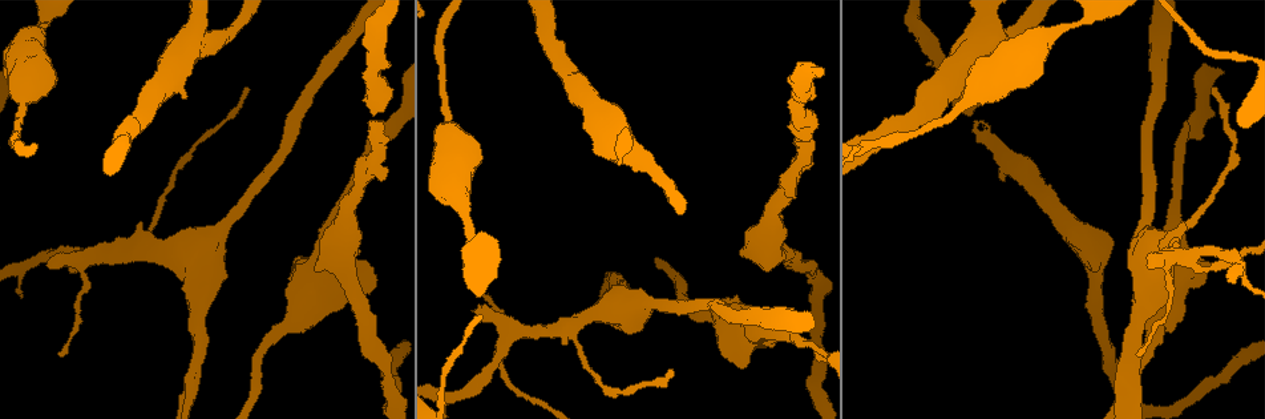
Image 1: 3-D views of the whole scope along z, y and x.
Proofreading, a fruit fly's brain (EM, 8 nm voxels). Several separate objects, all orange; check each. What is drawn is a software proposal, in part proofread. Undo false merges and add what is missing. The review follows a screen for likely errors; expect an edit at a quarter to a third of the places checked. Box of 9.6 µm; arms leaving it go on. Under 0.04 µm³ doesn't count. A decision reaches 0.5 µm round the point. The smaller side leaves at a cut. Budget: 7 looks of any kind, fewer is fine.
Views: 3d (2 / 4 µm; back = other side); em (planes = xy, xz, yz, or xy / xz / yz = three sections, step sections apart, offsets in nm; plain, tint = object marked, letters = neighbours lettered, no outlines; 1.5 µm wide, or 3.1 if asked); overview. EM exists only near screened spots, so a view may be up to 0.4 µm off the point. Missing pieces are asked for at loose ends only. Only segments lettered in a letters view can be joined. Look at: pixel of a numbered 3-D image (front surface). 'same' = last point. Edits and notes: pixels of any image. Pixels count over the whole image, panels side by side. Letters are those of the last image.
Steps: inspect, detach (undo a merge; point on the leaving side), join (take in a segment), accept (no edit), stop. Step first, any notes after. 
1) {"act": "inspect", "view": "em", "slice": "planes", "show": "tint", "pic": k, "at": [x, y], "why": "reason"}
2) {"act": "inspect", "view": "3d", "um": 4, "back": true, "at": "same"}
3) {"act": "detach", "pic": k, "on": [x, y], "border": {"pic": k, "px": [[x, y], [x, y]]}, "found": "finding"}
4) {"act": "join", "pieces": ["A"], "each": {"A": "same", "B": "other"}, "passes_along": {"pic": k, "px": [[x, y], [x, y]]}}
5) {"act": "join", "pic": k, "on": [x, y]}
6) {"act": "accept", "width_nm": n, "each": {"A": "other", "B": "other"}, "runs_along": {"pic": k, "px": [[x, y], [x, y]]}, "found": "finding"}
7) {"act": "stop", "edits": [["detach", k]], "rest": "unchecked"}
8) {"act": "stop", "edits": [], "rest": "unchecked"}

{"act": "inspect", "view": "3d", "um": 4, "pic": 1, "at": [186, 98], "why": "branch stops here"}

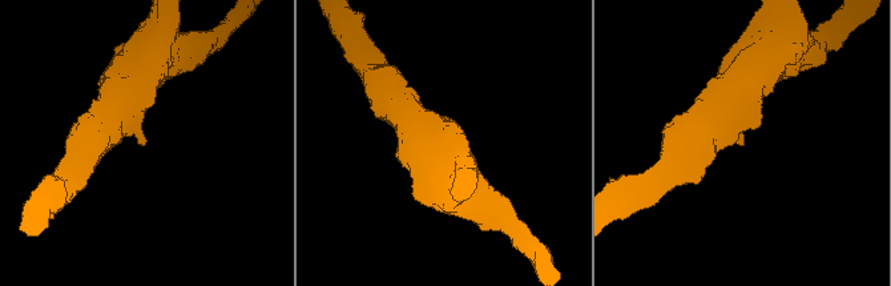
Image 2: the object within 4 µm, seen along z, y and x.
{"act": "inspect", "view": "em", "slice": "xy", "step": 8, "show": "plain", "pic": 2, "at": [741, 145]}

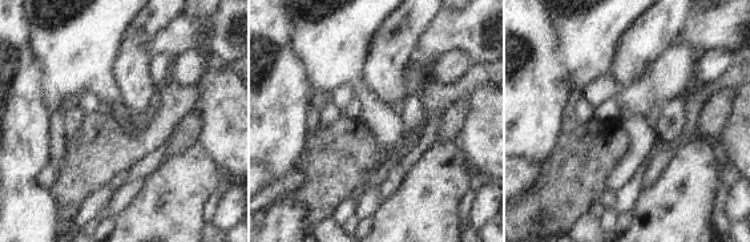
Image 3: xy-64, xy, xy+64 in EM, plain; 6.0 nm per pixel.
{"act": "inspect", "view": "em", "slice": "xy", "step": 8, "show": "letters", "at": "same", "why": "see the neighbours"}

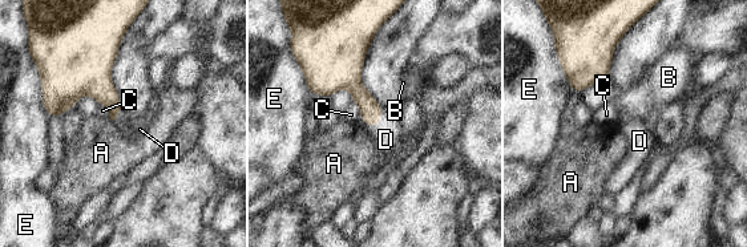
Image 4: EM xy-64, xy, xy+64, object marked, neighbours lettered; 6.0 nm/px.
{"act": "join", "pieces": ["D"], "each": {"A": "other", "B": "other", "C": "other", "D": "same", "E": "other"}, "found": "the cell continues"}

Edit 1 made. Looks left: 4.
{"act": "inspect", "view": "3d", "um": 4, "pic": 1, "at": [936, 65], "why": "narrows sharply"}

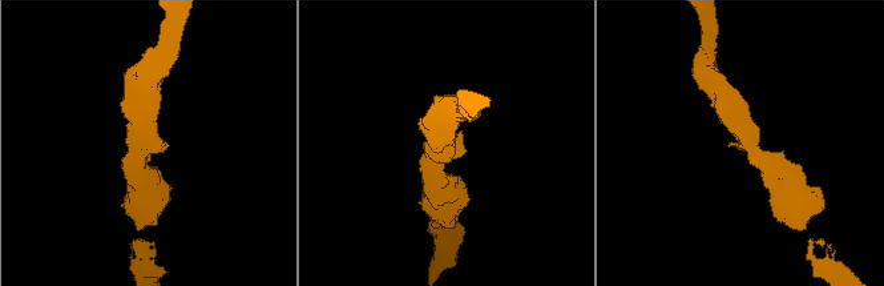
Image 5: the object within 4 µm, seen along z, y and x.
{"act": "inspect", "view": "em", "slice": "xy", "step": 4, "show": "letters", "pic": 5, "at": [752, 149], "why": "now the EM"}

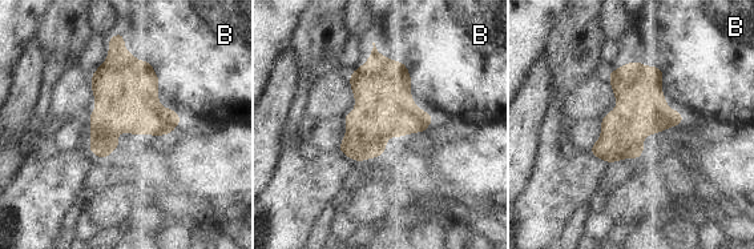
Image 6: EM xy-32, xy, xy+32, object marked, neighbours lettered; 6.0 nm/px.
{"act": "accept", "each": {"B": "other"}, "border": {"pic": 6, "px": [[121, 35], [181, 117]]}, "found": "all the same cell"}

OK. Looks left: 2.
{"act": "inspect", "view": "em", "slice": "yz", "step": 8, "show": "letters", "pic": 1, "at": [740, 252], "why": "stops while still wide"}

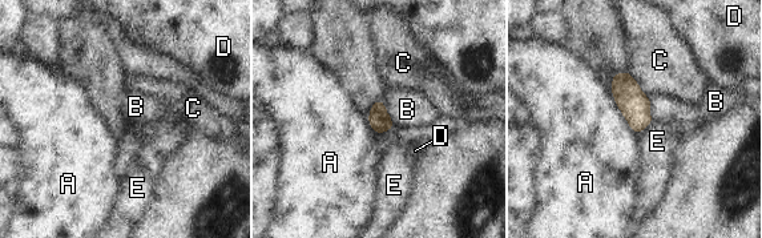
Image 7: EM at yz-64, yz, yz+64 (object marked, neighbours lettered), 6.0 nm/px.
{"act": "accept", "longest_contact_nm": ["A", 320], "each": {"A": "other", "B": "other", "C": "other", "D": "other", "E": "other"}, "border": {"pic": 7, "px": [[380, 99], [386, 112], [396, 125]]}, "found": "none of them fits"}

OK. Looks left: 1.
{"act": "stop", "edits": [["join", 4]], "rest": "unchecked"}

